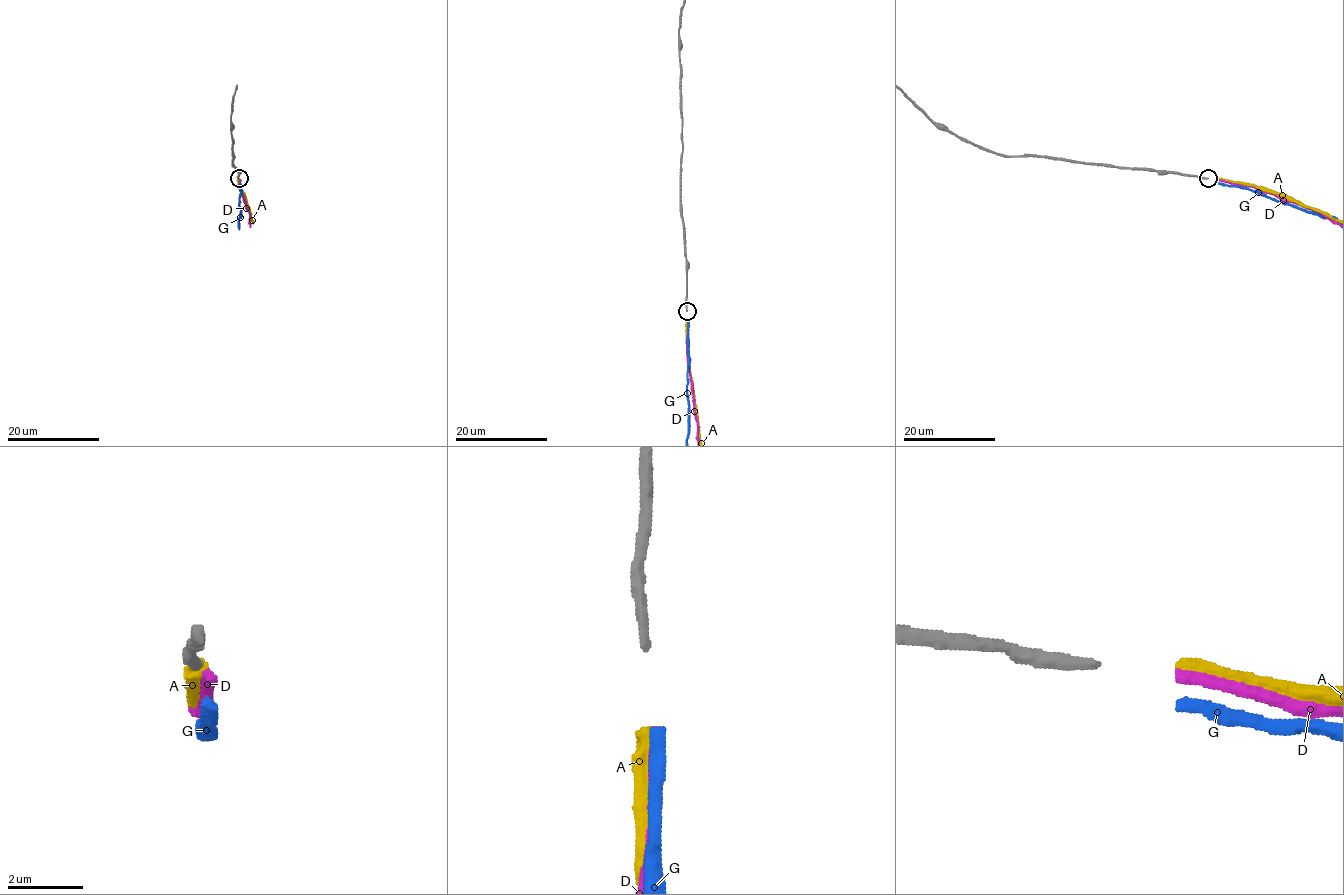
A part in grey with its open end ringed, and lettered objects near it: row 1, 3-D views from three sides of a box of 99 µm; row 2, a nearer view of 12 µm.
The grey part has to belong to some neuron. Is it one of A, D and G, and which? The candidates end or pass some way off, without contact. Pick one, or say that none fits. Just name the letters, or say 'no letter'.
D

